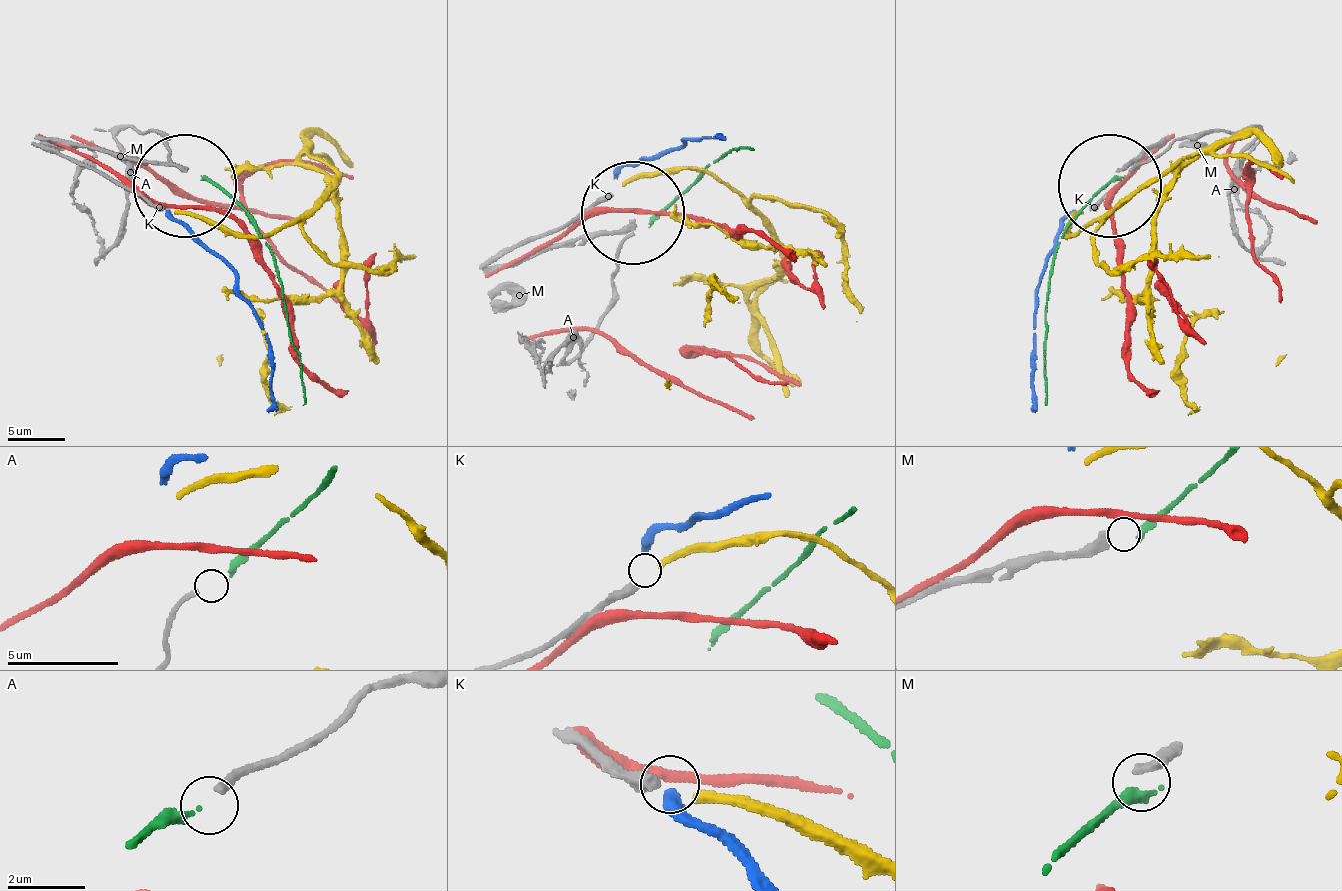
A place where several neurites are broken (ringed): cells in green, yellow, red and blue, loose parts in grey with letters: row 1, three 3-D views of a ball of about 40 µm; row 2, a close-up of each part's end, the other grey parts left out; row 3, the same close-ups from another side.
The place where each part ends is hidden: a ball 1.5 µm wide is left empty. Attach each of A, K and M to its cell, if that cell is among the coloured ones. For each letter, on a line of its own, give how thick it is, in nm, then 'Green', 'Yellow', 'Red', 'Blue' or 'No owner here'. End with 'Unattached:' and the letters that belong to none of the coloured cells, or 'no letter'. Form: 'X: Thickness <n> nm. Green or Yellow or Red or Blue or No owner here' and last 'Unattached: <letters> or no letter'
A: Thickness 220 nm. Green
K: Thickness 400 nm. Yellow
M: Thickness 380 nm. No owner here
Unattached: M

